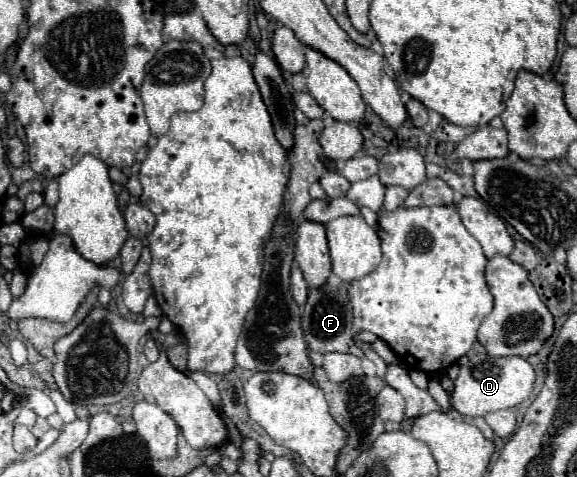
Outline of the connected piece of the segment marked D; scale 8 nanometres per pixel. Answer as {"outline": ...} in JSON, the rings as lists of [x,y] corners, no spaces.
{"outline":[[[475,354],[473,358],[469,358],[467,364],[461,366],[459,376],[455,378],[453,388],[449,392],[449,402],[451,408],[463,416],[485,416],[489,412],[513,408],[519,402],[523,402],[531,394],[533,382],[535,370],[525,358],[497,358],[489,354]]]}

